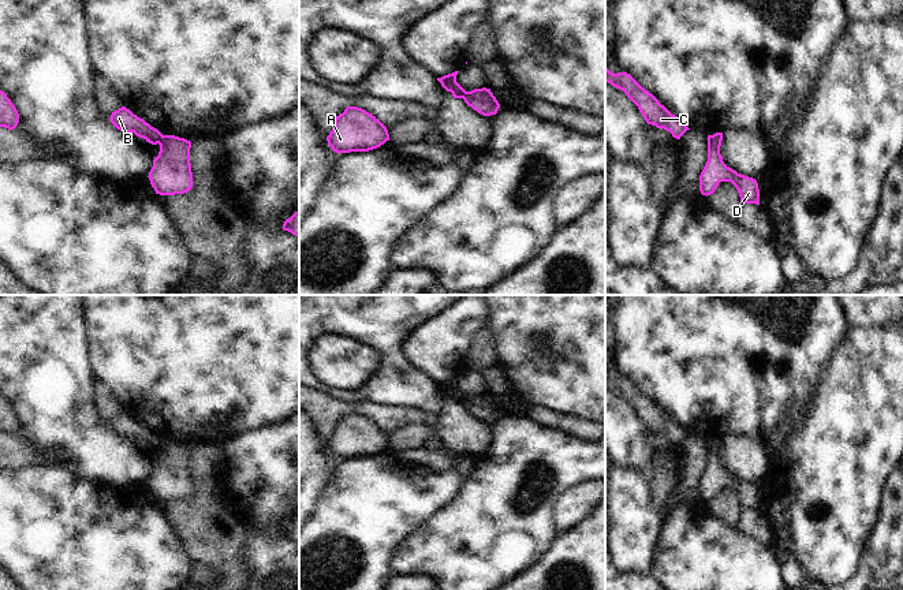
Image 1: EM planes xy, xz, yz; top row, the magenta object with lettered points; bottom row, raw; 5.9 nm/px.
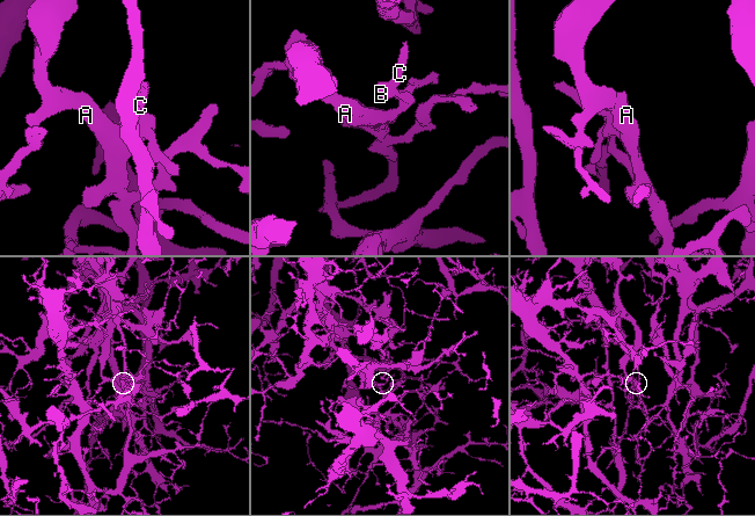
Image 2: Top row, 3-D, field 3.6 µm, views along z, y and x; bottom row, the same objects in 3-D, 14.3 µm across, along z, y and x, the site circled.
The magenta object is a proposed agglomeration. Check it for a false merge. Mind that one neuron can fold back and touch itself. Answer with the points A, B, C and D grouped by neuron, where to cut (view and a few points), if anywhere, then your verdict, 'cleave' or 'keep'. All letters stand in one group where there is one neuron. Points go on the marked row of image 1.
A D / B C; cut in xy along (163, 135), (159, 144); cleave

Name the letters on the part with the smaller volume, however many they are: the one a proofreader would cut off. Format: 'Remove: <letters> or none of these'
Remove: B, C.

